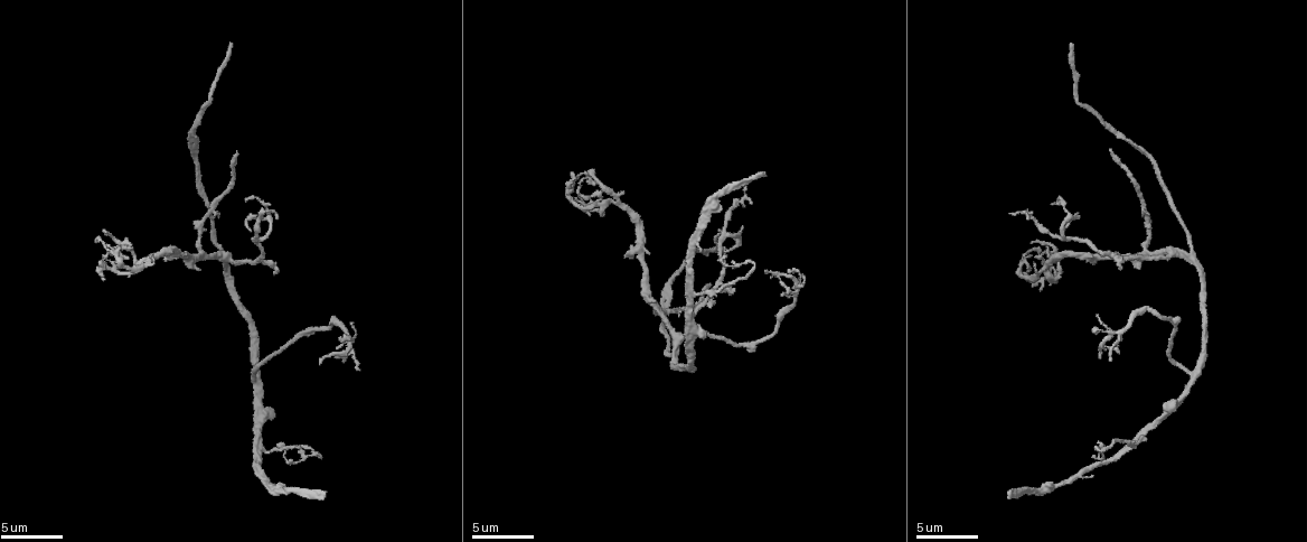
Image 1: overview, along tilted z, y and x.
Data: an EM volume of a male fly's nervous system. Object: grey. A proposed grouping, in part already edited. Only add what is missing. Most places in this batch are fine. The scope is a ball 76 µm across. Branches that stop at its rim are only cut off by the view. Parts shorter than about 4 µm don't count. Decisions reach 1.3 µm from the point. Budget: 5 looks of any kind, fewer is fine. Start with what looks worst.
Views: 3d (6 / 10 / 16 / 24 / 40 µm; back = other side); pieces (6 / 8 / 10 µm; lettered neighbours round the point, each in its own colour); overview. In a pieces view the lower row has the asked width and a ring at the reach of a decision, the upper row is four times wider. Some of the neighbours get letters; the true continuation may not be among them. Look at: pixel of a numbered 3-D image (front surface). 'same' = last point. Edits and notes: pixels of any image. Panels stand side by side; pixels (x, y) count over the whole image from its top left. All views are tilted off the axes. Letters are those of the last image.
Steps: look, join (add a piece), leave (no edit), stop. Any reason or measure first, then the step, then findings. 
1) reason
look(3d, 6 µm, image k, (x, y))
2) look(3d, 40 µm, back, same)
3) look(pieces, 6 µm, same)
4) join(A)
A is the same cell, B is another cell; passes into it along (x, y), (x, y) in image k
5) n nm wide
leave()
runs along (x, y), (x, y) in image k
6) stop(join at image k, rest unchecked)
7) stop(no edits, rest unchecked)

branch stops here
look(3d, 6 µm, image 1, (1111, 150))

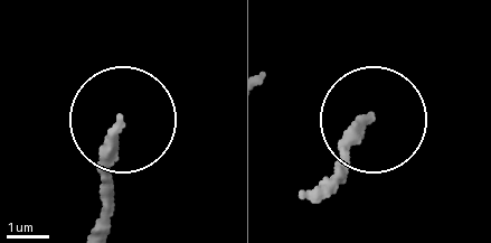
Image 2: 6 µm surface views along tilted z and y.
look(pieces, 10 µm, image 2, (115, 124))

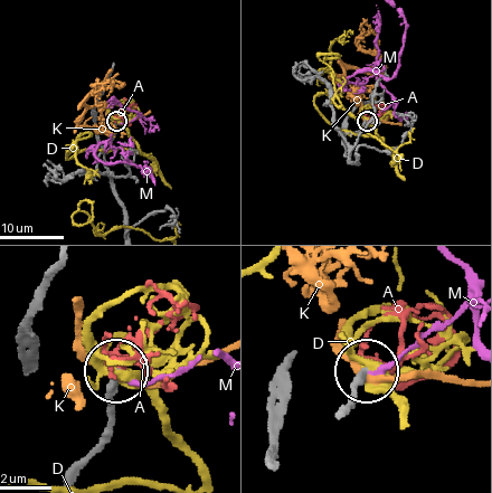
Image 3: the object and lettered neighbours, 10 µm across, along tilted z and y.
join(A)
A is the same cell, D, K and M are other cells; the neuron continues

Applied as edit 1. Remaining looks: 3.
see it whole again
look(overview)

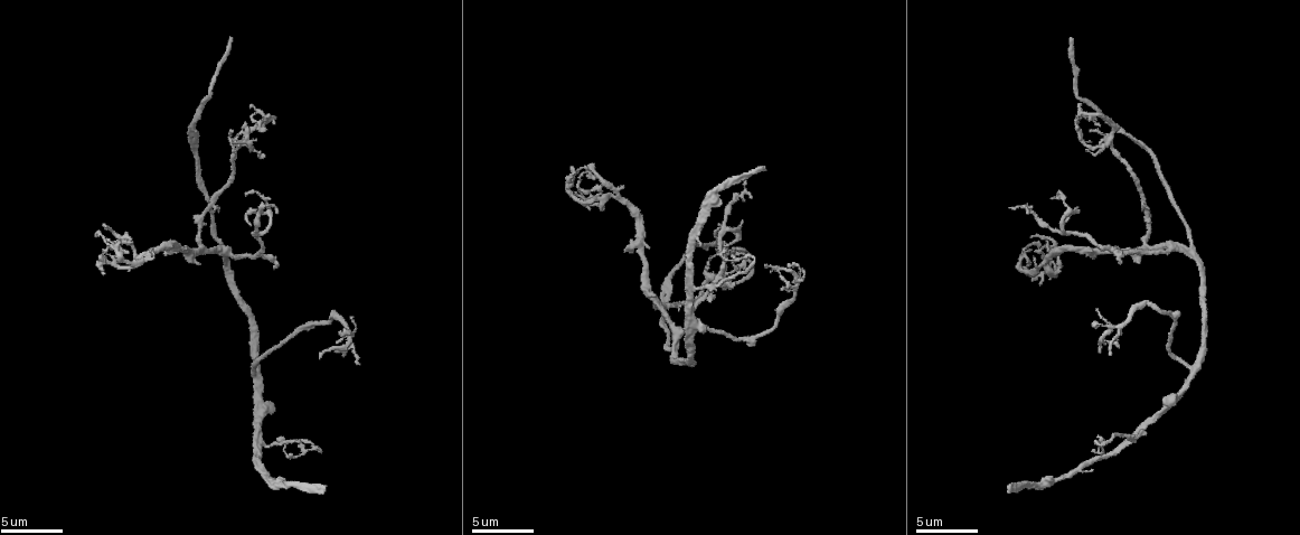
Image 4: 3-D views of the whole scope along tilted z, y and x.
branch stops here
look(pieces, 10 µm, image 4, (1118, 261))

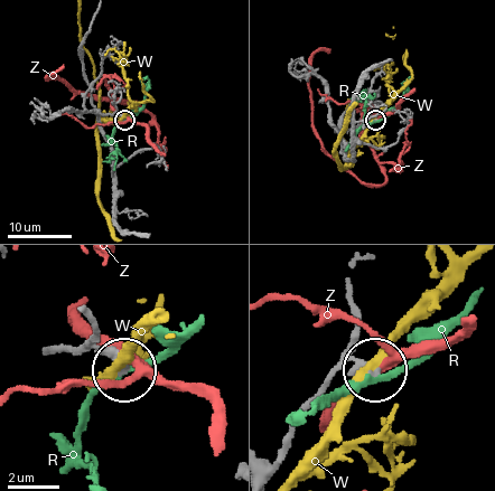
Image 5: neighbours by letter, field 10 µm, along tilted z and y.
270 nm wide
leave()
R, W and Z are other cells; runs along (46, 349), (101, 352), (124, 369) in image 5; no lettered piece goes on from it

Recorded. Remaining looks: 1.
stop(join at image 3, rest unchecked)

